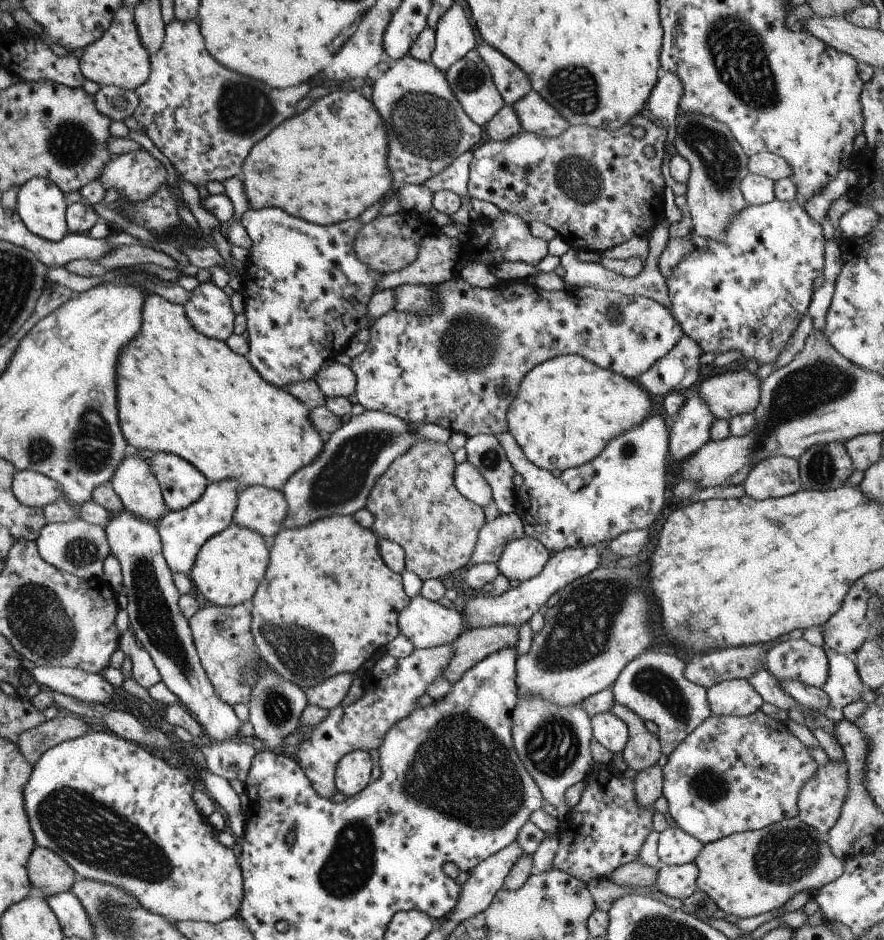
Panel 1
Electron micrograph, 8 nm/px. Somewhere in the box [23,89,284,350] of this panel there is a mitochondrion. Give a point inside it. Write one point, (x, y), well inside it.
(72, 143)

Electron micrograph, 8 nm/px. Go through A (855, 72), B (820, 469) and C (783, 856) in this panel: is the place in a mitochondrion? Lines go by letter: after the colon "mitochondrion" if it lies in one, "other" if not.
A: other
B: mitochondrion
C: mitochondrion

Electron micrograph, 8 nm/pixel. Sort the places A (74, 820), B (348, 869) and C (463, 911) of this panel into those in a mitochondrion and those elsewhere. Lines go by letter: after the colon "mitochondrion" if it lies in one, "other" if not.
A: mitochondrion
B: mitochondrion
C: other

